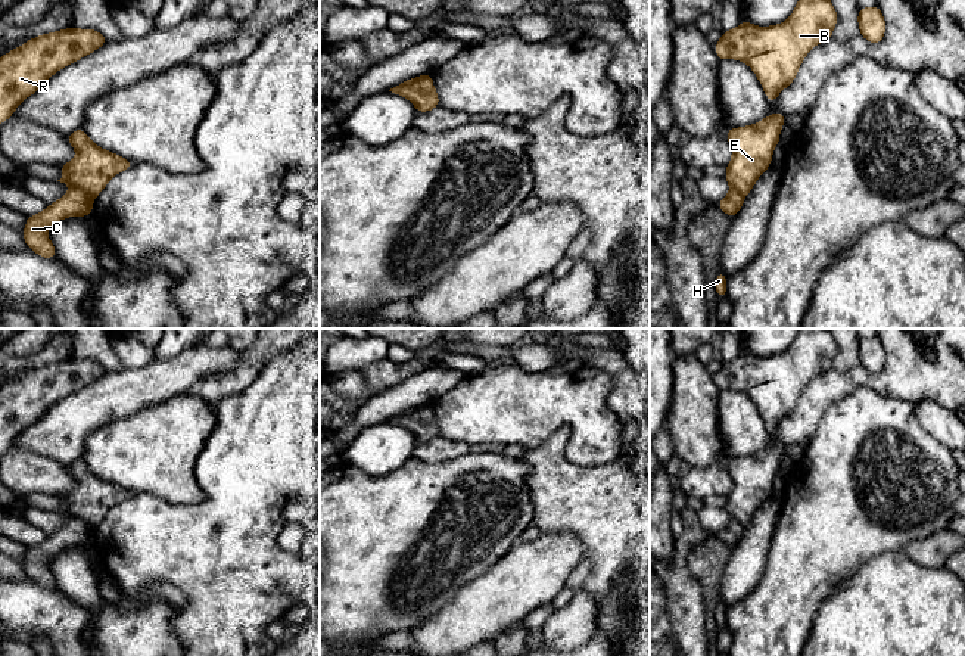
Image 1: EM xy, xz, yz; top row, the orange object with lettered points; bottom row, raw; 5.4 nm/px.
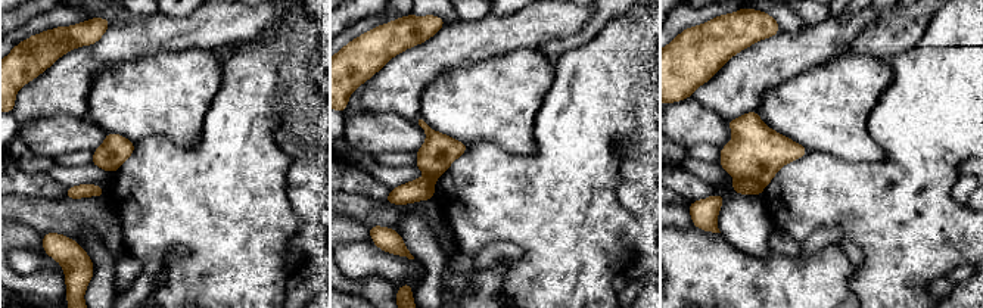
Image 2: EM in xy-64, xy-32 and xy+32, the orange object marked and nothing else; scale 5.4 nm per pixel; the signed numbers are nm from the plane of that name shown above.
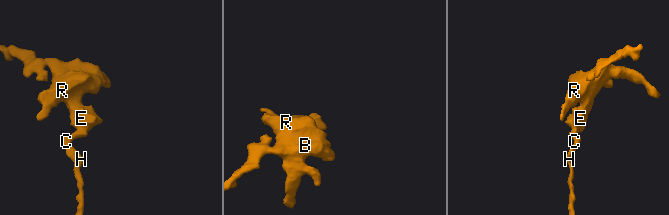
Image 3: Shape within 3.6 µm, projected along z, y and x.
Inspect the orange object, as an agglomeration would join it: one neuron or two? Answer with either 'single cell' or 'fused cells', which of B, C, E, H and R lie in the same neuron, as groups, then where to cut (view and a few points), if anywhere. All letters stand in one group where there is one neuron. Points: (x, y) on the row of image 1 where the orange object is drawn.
fused cells; B E R / C H; cut in xy along (71, 187), (81, 189), (92, 199)

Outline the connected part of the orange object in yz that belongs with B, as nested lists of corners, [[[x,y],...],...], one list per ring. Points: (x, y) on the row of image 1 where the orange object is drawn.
[[[800,0],[787,21],[771,27],[756,27],[743,21],[737,28],[723,31],[715,44],[720,60],[735,59],[747,63],[759,78],[769,103],[788,87],[804,60],[806,55],[819,43],[832,38],[838,22],[837,12],[829,0]]]

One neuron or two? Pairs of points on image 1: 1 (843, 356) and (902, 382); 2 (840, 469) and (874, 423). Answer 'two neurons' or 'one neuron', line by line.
1: two neurons
2: one neuron

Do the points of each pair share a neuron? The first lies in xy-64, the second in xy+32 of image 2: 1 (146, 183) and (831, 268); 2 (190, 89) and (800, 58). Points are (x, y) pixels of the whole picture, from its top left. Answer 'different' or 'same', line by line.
1: different
2: different

